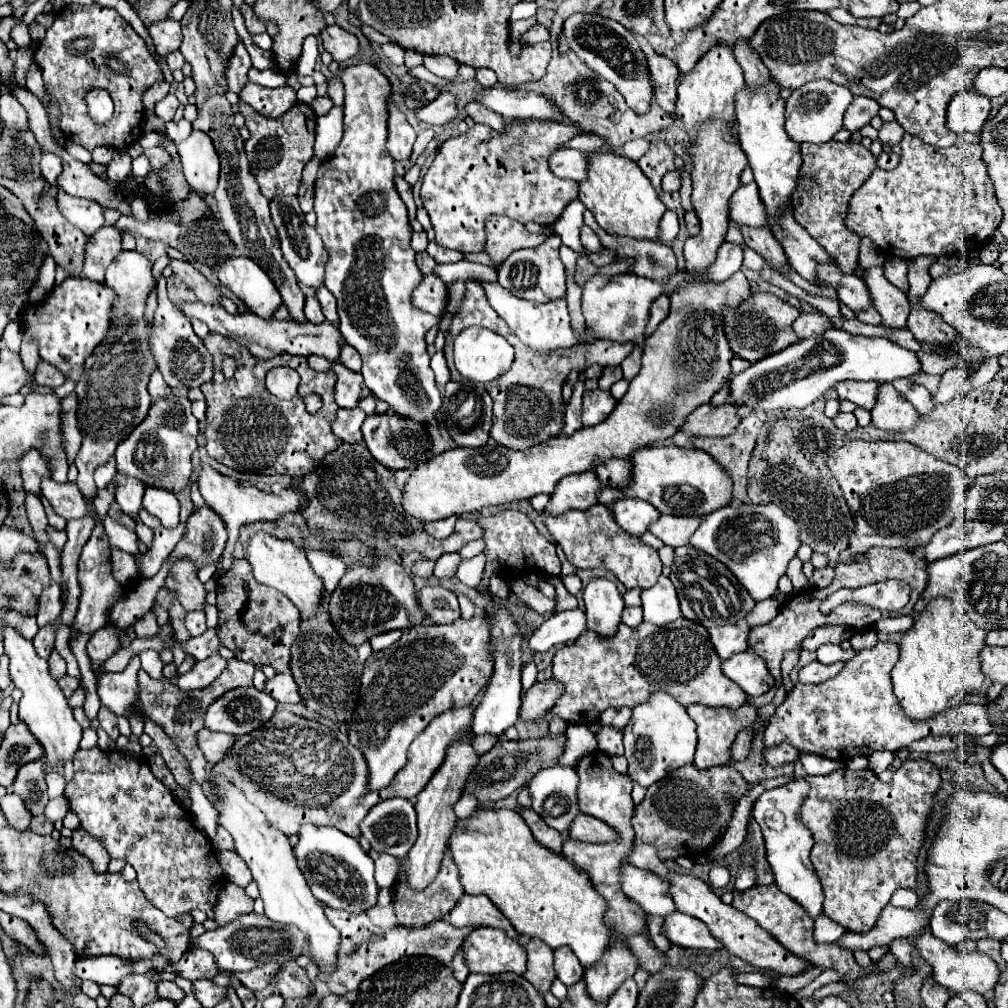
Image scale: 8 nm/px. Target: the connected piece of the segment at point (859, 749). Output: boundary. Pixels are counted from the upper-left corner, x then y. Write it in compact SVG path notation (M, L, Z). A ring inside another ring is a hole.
M878 642L872 650L860 650L838 676L822 684L796 684L786 700L776 708L764 730L764 746L772 748L782 742L792 744L800 754L816 754L830 760L848 762L856 756L872 756L878 750L898 752L900 748L924 736L957 735L960 732L976 738L994 732L988 704L964 704L948 710L932 722L908 722L892 692L890 672L900 658L898 646Z

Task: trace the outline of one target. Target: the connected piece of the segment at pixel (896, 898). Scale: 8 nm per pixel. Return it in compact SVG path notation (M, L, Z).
M898 890L892 896L892 904L900 906L900 908L906 908L906 910L914 910L918 906L918 896L912 890Z

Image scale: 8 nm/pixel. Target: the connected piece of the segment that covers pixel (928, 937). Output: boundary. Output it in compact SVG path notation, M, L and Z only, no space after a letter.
M924 932L918 940L916 940L918 952L922 958L926 958L926 962L930 962L932 966L932 976L938 984L946 986L950 992L962 992L962 990L972 990L978 994L984 994L988 990L994 988L994 984L998 982L998 966L996 962L982 954L982 952L960 952L954 950L952 946L948 946L946 942L940 942L938 938L934 938L930 932Z

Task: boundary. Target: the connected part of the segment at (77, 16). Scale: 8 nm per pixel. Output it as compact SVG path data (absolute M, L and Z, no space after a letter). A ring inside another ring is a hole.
M100 4L64 6L34 50L34 62L42 72L44 86L60 104L60 130L68 140L92 152L96 146L124 150L140 138L138 128L144 116L142 96L160 80L162 70L150 56L144 40L114 8ZM94 88L108 90L114 102L114 116L106 124L94 124L86 114L84 94Z

